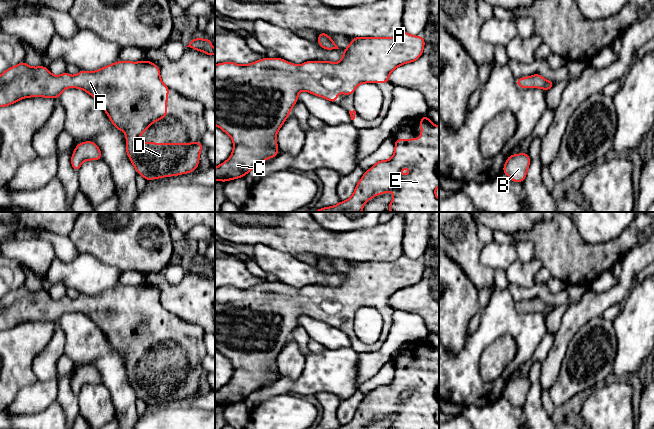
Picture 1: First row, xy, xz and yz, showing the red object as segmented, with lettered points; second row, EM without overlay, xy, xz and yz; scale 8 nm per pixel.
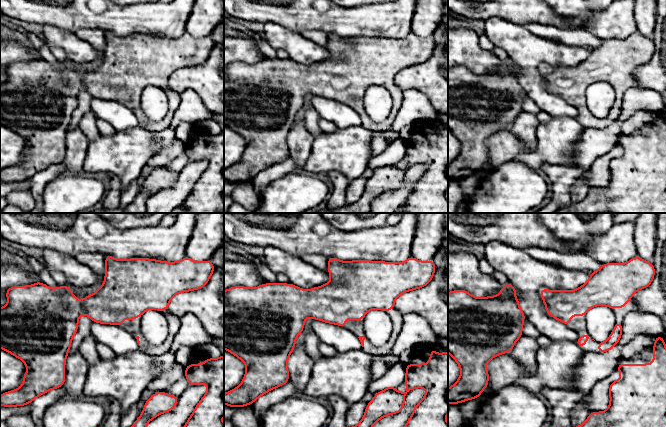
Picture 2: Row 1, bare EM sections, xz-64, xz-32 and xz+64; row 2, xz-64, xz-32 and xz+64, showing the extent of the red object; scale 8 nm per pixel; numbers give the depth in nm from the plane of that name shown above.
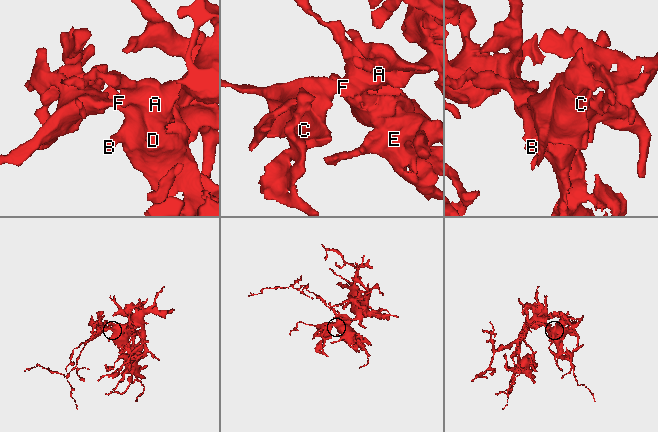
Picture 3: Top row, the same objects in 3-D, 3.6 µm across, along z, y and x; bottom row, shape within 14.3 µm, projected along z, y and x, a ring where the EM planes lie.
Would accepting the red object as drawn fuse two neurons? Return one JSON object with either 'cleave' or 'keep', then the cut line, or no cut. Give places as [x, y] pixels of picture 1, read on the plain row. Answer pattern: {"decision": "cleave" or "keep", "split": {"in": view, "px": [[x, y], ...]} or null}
{"decision": "keep", "split": null}

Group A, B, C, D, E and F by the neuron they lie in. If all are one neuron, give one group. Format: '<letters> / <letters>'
A B C D E F

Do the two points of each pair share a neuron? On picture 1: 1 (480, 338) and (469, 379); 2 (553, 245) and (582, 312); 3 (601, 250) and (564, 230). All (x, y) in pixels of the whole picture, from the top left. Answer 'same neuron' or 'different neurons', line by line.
1: same neuron
2: different neurons
3: same neuron

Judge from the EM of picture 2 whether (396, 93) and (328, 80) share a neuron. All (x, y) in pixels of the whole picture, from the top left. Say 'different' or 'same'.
same

